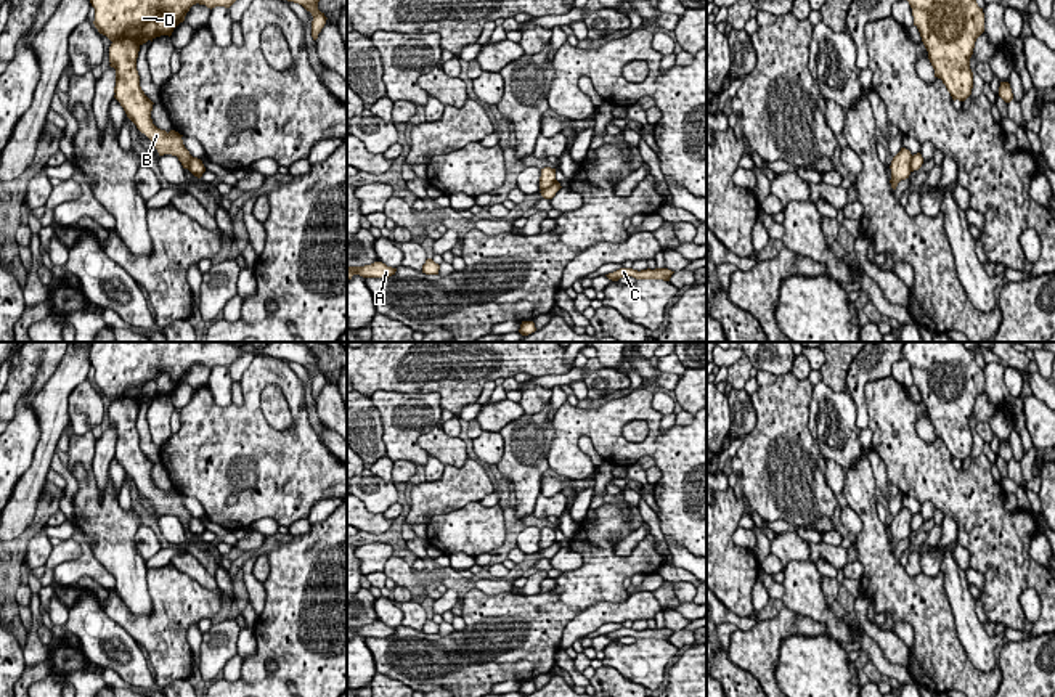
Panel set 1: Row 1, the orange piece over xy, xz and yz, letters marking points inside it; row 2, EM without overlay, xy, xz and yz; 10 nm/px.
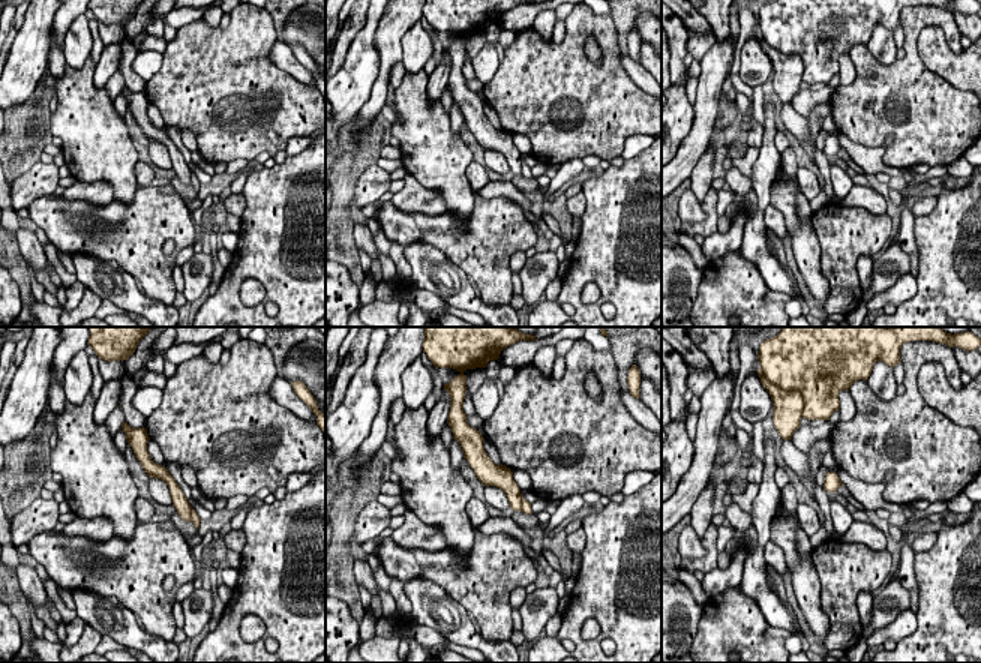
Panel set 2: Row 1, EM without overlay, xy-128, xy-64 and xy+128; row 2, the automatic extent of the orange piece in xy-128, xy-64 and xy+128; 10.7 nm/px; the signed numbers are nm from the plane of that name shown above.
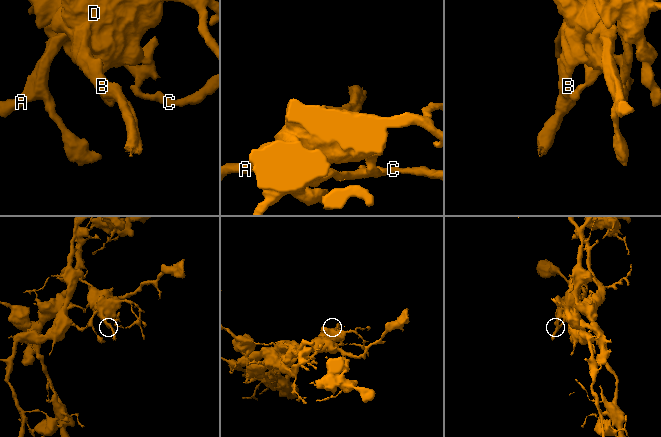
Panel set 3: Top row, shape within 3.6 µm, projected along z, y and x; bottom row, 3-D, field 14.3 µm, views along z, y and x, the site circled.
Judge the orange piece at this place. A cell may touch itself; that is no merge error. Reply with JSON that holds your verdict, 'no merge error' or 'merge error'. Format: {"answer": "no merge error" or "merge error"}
{"answer": "merge error"}

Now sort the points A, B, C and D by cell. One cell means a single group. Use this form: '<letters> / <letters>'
A C D / B

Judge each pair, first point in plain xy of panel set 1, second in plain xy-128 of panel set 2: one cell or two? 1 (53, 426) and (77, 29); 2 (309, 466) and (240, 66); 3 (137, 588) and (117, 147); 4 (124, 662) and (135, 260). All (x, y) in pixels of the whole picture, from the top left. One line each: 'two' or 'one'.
1: two
2: one
3: one
4: two

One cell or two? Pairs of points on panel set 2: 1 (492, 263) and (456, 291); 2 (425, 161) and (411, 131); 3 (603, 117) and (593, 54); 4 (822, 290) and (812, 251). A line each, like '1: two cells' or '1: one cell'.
1: two cells
2: one cell
3: two cells
4: one cell

